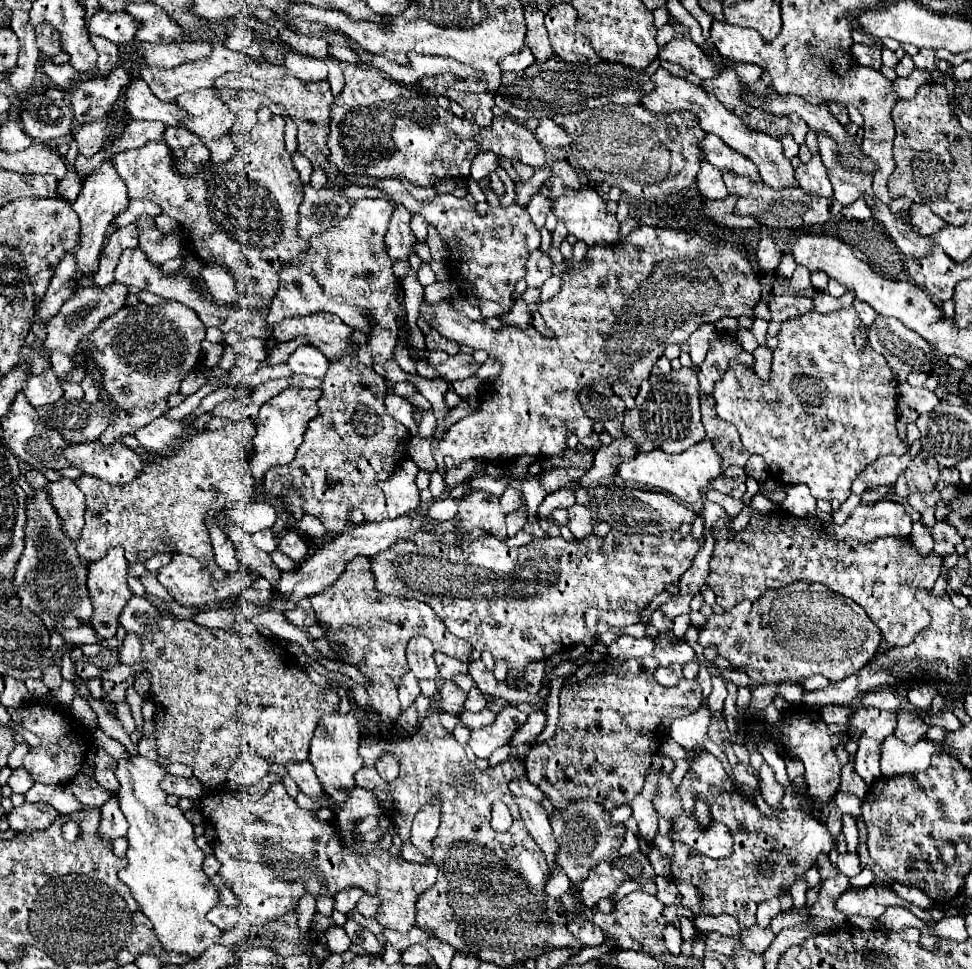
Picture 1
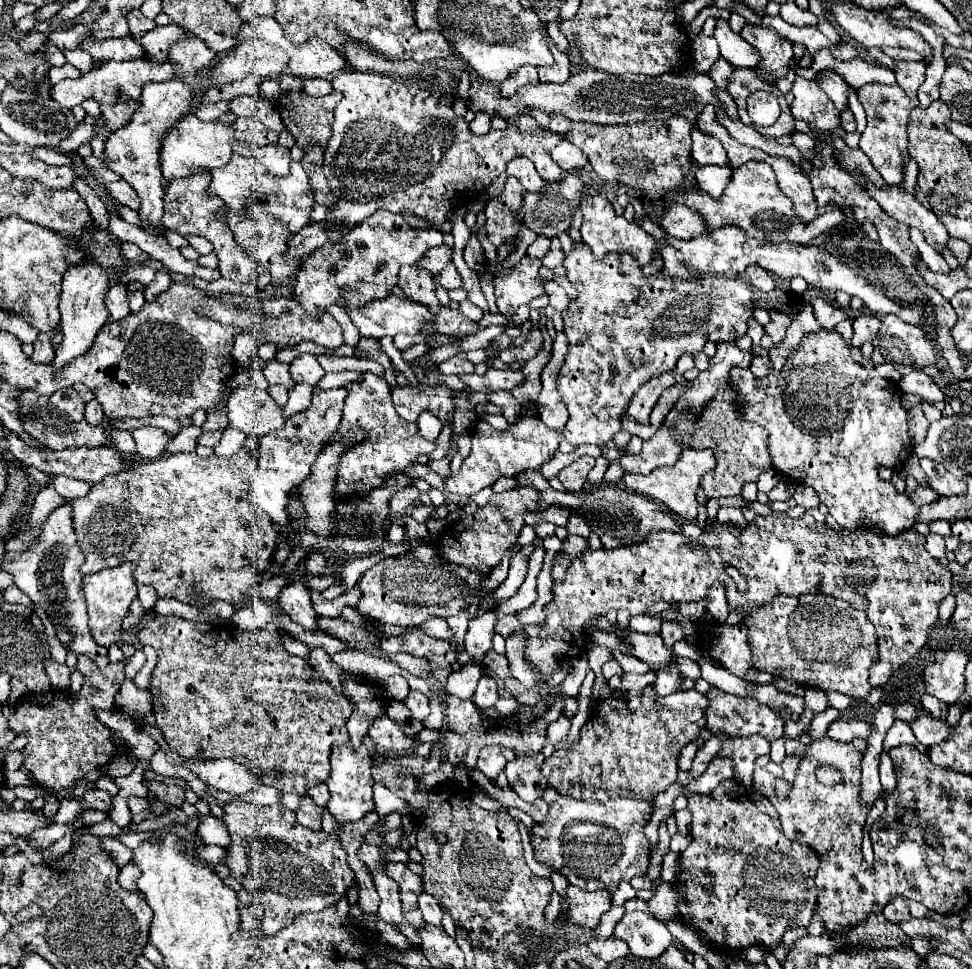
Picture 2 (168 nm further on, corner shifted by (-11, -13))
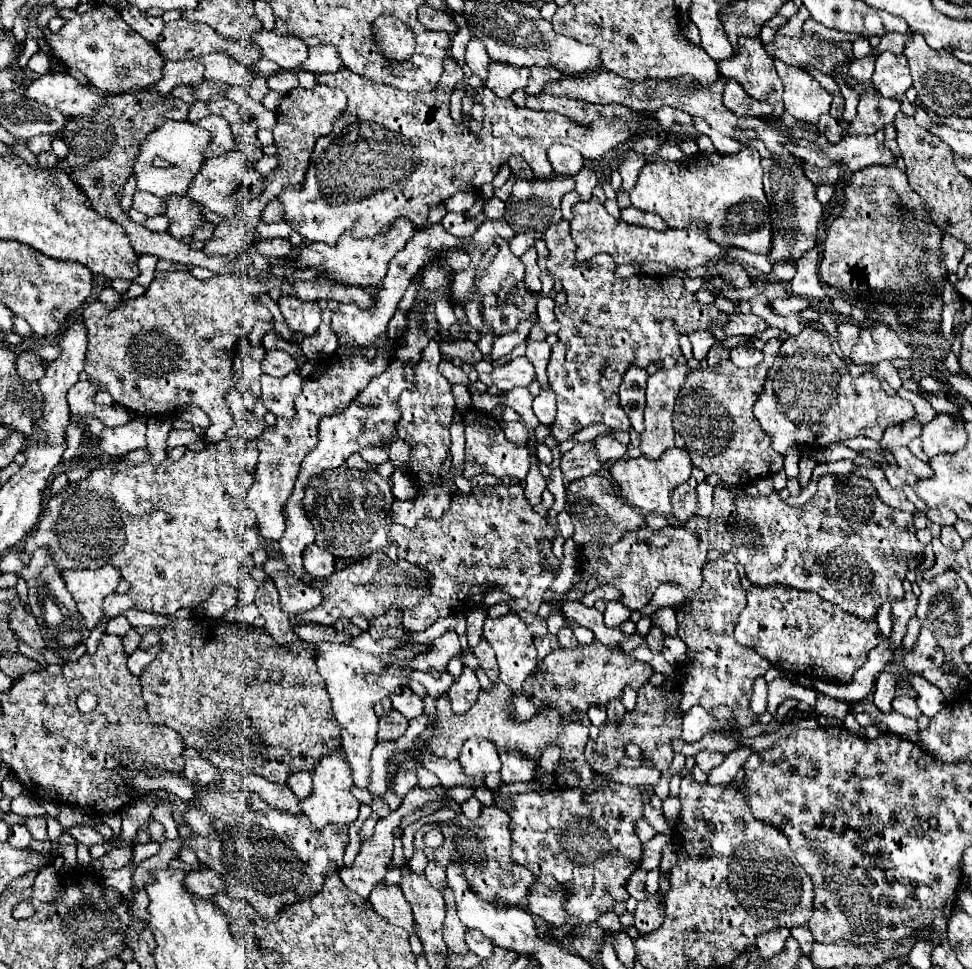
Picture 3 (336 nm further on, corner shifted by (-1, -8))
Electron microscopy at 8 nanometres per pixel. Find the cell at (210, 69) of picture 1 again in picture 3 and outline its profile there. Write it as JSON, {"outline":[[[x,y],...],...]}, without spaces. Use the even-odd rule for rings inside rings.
{"outline":[[[260,30],[252,36],[252,42],[260,46],[262,56],[276,62],[282,70],[296,70],[306,58],[306,44],[292,36],[278,36],[274,32]]]}

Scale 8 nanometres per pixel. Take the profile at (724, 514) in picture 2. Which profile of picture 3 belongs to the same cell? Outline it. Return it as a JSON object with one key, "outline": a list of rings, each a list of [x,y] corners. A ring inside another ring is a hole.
{"outline":[[[708,482],[698,484],[698,512],[696,514],[708,514],[712,512],[712,486]]]}

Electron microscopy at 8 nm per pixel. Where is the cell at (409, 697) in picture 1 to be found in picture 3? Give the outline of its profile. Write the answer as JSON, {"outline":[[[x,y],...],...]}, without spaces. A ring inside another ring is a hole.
{"outline":[[[404,686],[402,692],[394,694],[390,700],[392,700],[394,710],[404,714],[408,720],[412,720],[412,718],[416,718],[416,716],[420,716],[424,712],[424,702],[408,686]]]}

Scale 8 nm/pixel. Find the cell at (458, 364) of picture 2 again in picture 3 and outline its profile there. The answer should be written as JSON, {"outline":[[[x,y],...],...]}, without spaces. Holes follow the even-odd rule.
{"outline":[[[442,360],[440,362],[440,372],[444,374],[444,378],[450,382],[450,384],[464,384],[464,386],[468,386],[470,384],[470,378],[462,372],[462,368],[460,366],[454,366],[450,360]]]}

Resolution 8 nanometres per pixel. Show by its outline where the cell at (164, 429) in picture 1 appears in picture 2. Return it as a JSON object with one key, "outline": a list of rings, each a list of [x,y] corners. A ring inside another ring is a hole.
{"outline":[[[140,427],[140,429],[132,431],[132,437],[136,441],[136,453],[142,459],[160,457],[166,451],[166,445],[170,441],[166,431],[164,429],[156,429],[156,427]]]}

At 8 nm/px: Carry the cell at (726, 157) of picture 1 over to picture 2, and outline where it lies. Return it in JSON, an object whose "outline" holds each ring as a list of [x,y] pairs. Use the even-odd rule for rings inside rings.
{"outline":[[[692,127],[692,159],[698,165],[722,165],[728,167],[726,151],[716,141],[716,137],[708,137],[706,133],[700,133],[698,127]]]}

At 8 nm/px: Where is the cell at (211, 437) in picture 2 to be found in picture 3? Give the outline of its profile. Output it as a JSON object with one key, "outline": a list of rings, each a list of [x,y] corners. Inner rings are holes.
{"outline":[[[172,430],[168,436],[168,448],[174,446],[188,446],[192,442],[196,442],[200,436],[194,430]]]}

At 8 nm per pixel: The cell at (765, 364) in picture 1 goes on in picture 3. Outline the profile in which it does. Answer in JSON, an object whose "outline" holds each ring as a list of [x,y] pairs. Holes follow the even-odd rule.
{"outline":[[[734,346],[732,348],[732,354],[730,354],[732,362],[740,368],[750,368],[750,366],[756,366],[762,362],[762,352],[756,350],[754,346]]]}

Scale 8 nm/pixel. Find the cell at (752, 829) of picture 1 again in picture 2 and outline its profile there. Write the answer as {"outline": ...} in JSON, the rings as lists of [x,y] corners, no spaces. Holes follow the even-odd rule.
{"outline":[[[728,779],[708,795],[686,795],[692,813],[692,843],[680,855],[678,911],[682,921],[696,929],[718,953],[734,953],[752,945],[776,947],[784,931],[808,927],[816,911],[814,875],[820,867],[820,857],[808,845],[786,839],[778,819],[754,811],[752,799],[742,789],[744,785],[740,781]]]}

